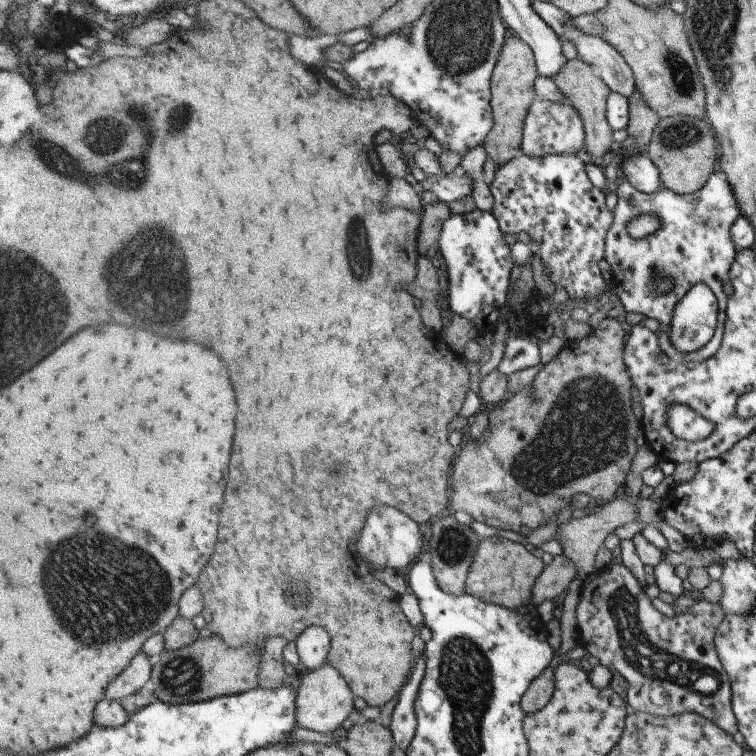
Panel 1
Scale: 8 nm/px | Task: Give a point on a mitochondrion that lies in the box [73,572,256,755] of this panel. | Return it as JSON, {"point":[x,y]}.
{"point":[182,677]}

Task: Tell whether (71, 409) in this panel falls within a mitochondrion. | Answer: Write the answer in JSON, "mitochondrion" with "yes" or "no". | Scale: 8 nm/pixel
{"mitochondrion":"no"}

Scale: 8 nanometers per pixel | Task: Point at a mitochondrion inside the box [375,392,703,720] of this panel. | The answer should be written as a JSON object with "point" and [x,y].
{"point":[452,545]}

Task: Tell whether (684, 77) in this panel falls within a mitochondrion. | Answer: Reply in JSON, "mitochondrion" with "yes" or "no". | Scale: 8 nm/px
{"mitochondrion":"yes"}

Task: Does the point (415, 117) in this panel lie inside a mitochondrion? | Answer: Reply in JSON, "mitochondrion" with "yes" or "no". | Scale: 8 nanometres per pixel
{"mitochondrion":"no"}

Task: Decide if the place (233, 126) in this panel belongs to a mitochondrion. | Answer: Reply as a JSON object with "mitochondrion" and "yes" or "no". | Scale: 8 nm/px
{"mitochondrion":"no"}

